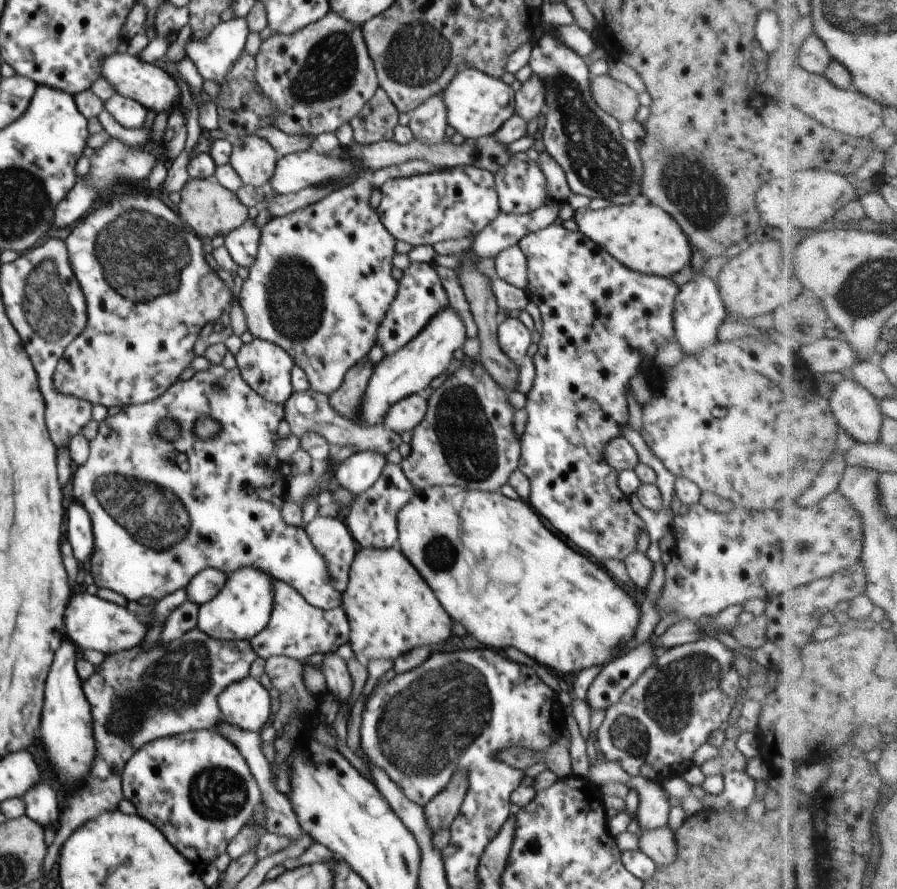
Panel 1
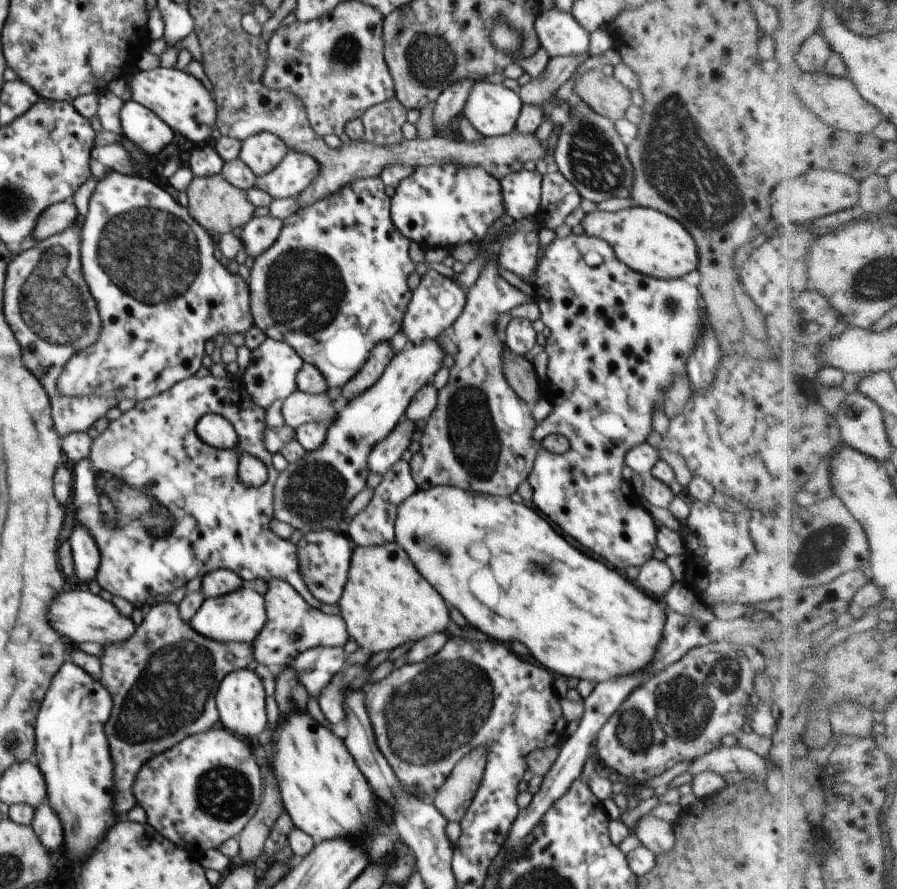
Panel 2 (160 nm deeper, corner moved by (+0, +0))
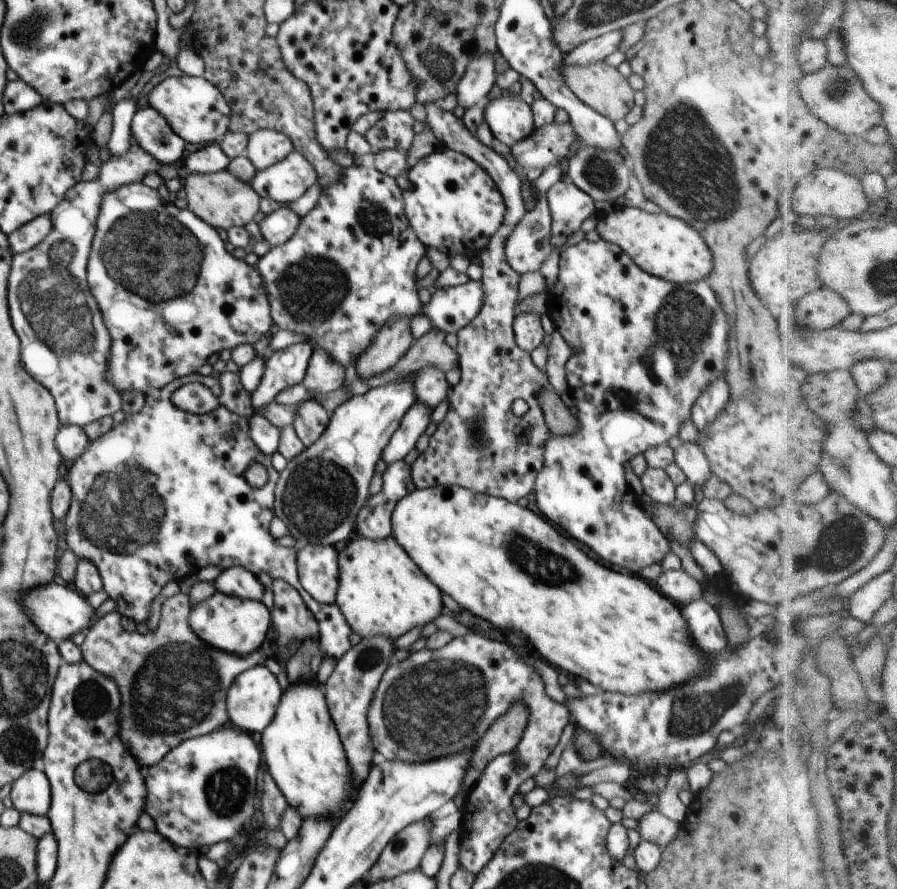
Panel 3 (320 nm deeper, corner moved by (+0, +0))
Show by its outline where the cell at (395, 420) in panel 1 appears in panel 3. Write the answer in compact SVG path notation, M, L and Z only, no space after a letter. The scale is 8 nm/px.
M425 366L414 376L413 390L418 401L434 410L449 394L450 387L442 369L435 366Z

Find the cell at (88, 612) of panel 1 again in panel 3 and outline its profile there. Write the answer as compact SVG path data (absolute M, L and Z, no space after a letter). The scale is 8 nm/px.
M53 580L44 586L32 588L28 594L24 594L22 608L24 608L26 616L36 624L36 628L40 632L44 632L48 638L52 638L57 644L88 628L95 613L83 594L80 594L76 589L68 588L68 586L56 584Z

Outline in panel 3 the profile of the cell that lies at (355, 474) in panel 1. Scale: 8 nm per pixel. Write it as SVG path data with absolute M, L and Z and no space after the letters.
M416 400L406 414L403 414L398 430L392 435L381 456L388 465L403 459L415 448L418 438L432 430L433 425L430 421L432 411L423 402Z

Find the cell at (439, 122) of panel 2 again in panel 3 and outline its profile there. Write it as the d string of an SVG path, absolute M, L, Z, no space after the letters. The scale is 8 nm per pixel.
M490 53L476 55L457 84L457 103L467 110L482 102L492 90L497 76L495 56Z

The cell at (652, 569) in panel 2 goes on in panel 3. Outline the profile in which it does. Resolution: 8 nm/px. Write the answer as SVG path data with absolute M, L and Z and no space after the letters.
M683 569L662 571L658 579L652 582L652 586L670 600L674 600L678 606L686 606L692 601L700 600L705 594L705 585Z

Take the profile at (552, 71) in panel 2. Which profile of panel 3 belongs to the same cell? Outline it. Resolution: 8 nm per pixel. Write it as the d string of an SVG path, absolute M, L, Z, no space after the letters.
M612 31L608 34L590 39L577 46L571 53L564 54L564 64L584 65L604 61L612 52L618 50L622 42L622 31Z

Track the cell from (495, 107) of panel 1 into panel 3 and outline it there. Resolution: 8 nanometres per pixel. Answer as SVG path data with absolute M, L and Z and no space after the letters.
M505 96L490 101L488 107L485 108L484 121L488 123L488 126L493 132L493 136L509 147L528 138L533 133L533 130L537 128L534 124L531 106L520 98L510 99Z

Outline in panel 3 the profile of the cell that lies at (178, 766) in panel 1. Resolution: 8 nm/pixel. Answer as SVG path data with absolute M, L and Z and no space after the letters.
M230 725L201 737L186 739L166 754L158 764L145 768L147 795L144 812L154 820L156 831L178 846L204 848L230 841L243 830L244 822L250 820L255 813L254 804L258 802L259 793L256 778L258 770L263 767L262 762L263 757L257 738Z

